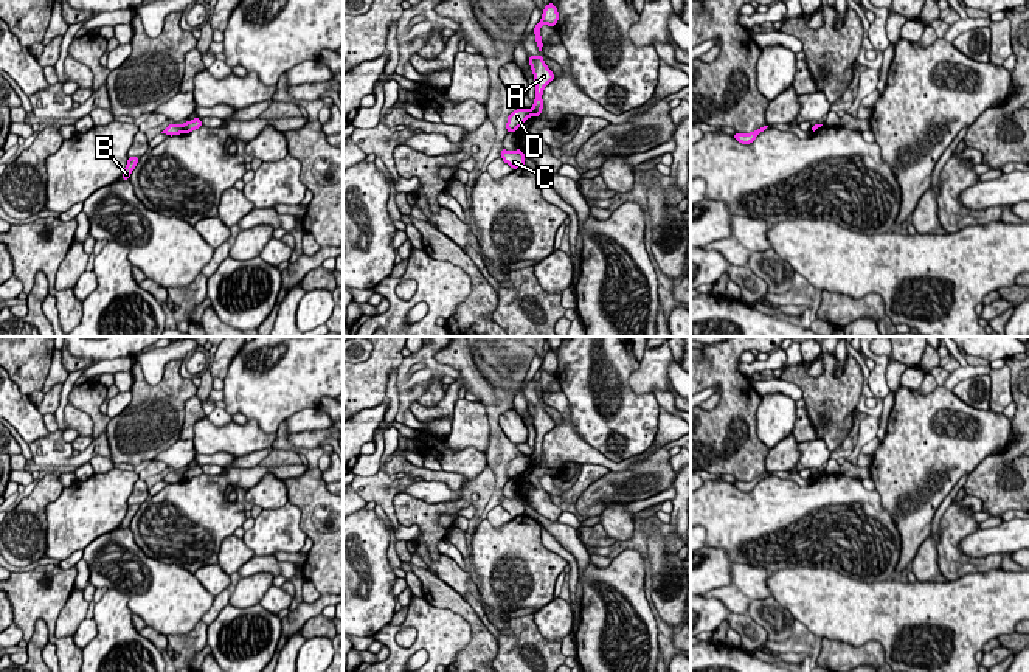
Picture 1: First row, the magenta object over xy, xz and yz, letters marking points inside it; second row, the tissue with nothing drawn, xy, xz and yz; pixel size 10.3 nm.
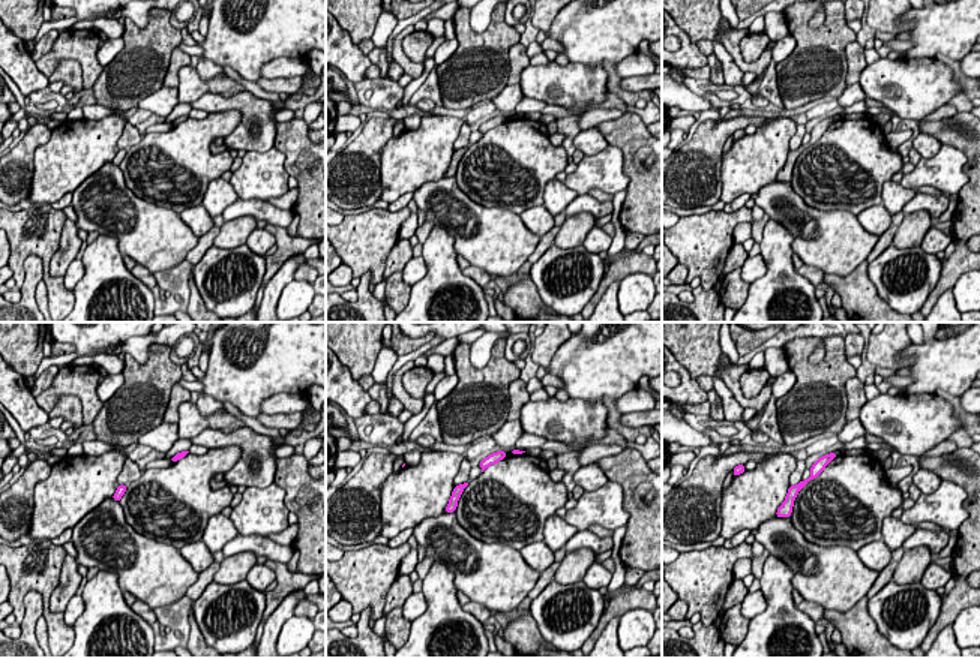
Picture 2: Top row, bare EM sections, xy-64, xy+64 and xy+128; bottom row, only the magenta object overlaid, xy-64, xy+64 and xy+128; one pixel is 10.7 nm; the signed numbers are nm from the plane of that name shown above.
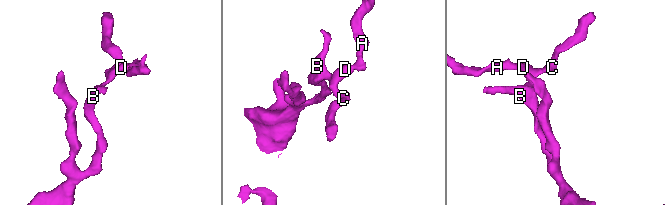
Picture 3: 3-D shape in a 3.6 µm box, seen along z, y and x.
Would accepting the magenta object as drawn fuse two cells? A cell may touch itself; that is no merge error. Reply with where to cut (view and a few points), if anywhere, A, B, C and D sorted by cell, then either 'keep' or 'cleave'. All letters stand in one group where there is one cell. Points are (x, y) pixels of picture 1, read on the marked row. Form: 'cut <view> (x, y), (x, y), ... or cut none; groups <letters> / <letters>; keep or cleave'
cut xy (180, 126), (182, 132); groups A / B C D; cleave

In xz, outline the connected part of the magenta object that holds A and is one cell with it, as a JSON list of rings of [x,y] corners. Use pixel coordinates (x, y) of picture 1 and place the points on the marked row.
[[[539,54],[537,57],[528,56],[529,65],[534,73],[535,79],[535,101],[534,106],[529,109],[531,116],[539,116],[543,109],[542,93],[543,88],[554,81],[553,71],[546,67],[543,56]]]

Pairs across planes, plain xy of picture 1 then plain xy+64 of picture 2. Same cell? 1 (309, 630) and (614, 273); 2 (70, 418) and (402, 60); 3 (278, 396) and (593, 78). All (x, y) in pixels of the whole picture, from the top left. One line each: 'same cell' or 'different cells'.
1: same cell
2: same cell
3: different cells

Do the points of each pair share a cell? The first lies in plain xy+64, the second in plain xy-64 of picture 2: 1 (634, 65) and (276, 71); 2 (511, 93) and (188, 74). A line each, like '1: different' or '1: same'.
1: same
2: different

